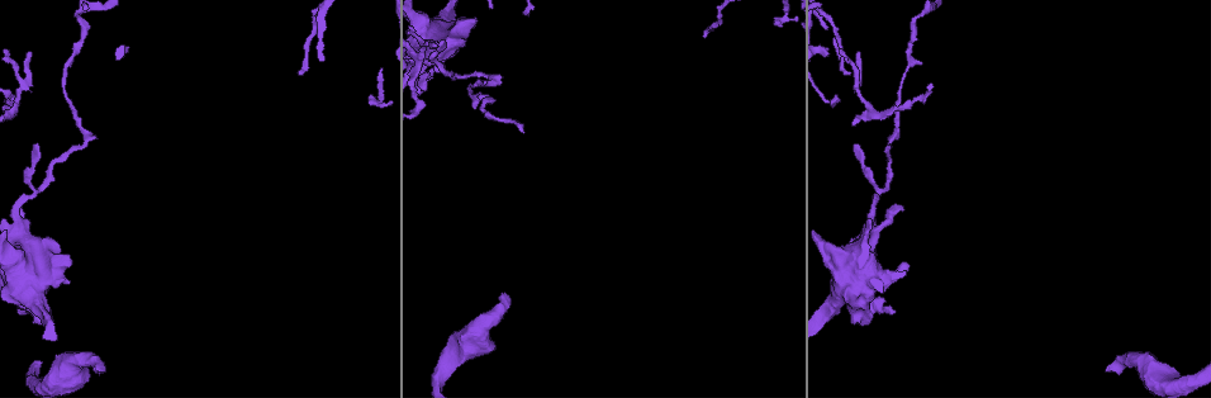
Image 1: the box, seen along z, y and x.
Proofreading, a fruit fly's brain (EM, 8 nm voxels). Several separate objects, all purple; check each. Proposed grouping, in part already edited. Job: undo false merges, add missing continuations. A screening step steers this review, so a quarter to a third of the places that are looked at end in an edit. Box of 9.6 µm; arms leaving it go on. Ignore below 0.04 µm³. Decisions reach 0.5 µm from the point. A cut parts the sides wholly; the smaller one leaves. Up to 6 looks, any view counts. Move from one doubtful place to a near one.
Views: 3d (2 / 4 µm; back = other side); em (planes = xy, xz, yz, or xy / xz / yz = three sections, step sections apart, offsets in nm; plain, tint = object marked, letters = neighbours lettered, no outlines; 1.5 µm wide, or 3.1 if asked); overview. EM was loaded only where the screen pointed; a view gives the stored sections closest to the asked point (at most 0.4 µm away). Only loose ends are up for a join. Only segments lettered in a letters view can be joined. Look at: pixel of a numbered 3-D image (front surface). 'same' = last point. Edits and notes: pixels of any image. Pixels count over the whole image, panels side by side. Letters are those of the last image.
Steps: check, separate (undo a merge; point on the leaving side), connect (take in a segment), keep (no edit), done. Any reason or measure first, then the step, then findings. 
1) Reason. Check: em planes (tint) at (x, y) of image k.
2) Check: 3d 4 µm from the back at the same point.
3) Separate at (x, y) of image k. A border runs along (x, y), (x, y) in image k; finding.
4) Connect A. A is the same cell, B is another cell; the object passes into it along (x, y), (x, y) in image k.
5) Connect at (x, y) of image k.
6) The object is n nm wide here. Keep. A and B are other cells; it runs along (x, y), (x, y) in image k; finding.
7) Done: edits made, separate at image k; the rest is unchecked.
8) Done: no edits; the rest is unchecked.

Abrupt turn. Check: em planes (tint) at (892, 138) of image 1.

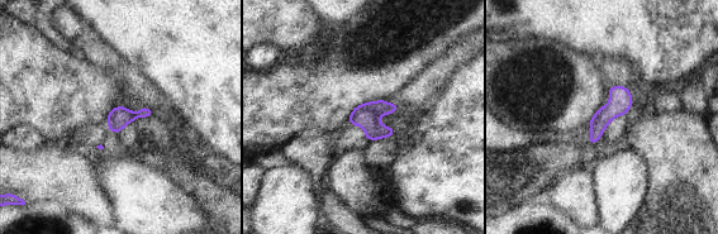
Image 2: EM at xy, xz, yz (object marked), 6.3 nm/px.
Check: em planes (letters) at the same point.

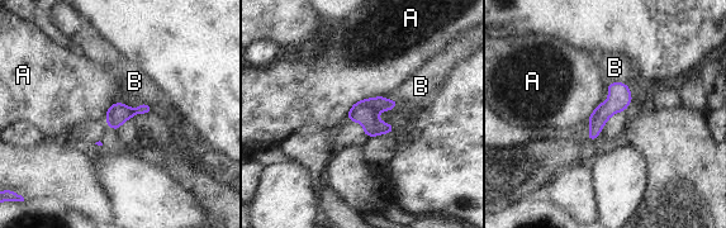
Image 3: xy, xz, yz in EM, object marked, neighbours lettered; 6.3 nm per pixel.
Keep. A and B are other cells; a border runs along (380, 95), (360, 99), (346, 118) in image 3; all the same cell.

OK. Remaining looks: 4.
Thick end. Check: 3d 4 µm at (861, 326) of image 1.

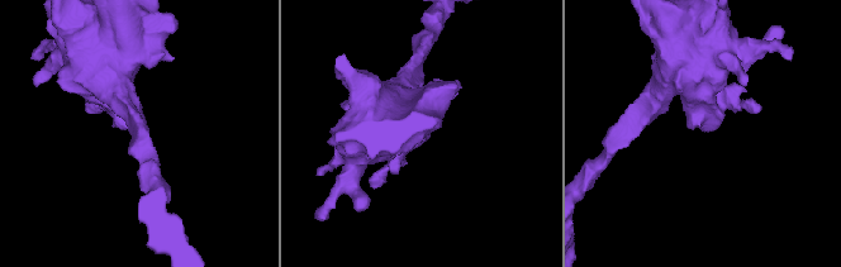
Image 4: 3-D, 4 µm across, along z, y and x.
Shape alone is not enough. Check: em planes (letters) at (704, 132) of image 4.

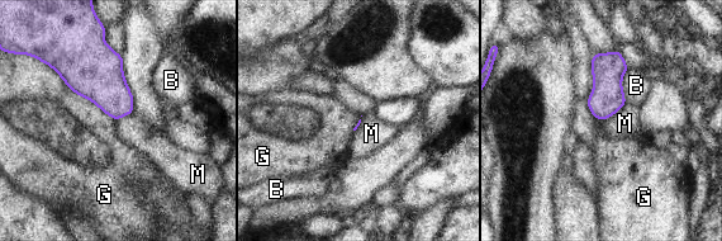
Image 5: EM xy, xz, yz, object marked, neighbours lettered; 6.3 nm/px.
Keep. B, G and M are other cells; a border runs along (48, 64), (71, 90), (115, 121) in image 5; no lettered segment goes on from it.

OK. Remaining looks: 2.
Done: no edits; the rest is unchecked.

